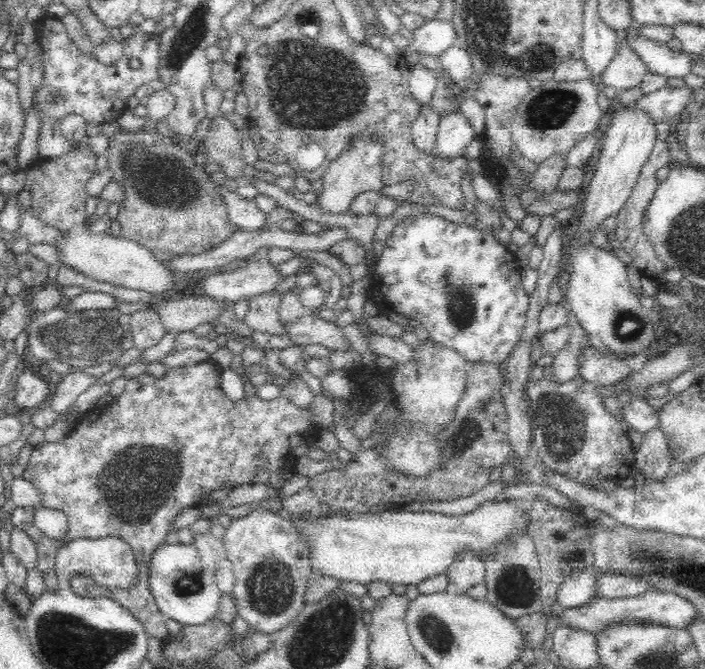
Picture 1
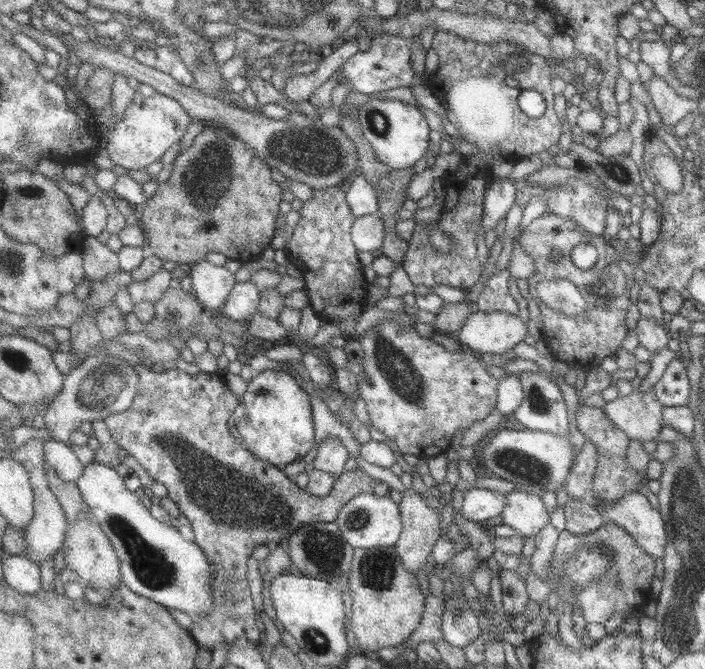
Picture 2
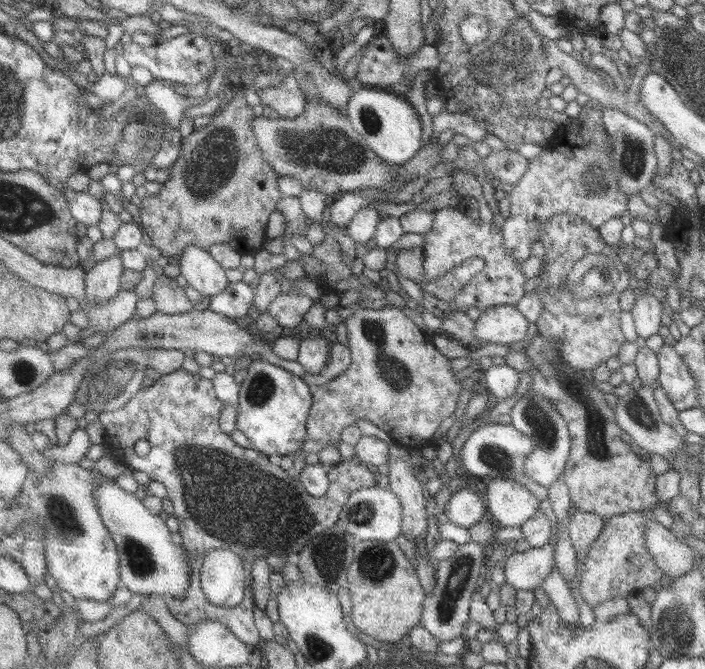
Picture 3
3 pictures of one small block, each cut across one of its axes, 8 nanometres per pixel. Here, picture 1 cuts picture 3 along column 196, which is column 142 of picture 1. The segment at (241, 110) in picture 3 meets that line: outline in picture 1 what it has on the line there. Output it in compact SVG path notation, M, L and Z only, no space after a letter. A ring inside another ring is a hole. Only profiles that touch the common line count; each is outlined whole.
M154 127L135 133L120 129L109 139L109 146L106 148L107 169L112 178L124 187L124 198L120 202L121 208L117 217L121 236L138 241L164 264L169 264L176 256L200 254L210 250L236 228L228 218L221 196L215 192L217 184L210 180L202 166L196 164L193 154L193 146L159 136Z

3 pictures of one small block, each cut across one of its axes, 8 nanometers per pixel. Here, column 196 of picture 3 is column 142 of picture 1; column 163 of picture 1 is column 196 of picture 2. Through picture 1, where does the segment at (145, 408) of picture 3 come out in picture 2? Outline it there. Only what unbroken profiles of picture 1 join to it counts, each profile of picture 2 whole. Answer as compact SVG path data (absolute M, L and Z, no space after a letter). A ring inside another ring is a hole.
M135 365L135 368L140 375L136 400L127 411L111 414L104 422L118 446L133 456L149 477L167 486L169 499L190 522L194 531L194 542L203 548L205 556L216 571L217 605L213 605L211 613L192 618L194 622L189 628L192 638L197 644L212 650L226 643L259 643L259 630L255 626L255 612L245 578L245 566L251 550L261 544L269 548L286 545L289 536L299 526L313 522L333 522L339 510L357 494L387 497L389 487L356 468L339 473L326 496L312 496L300 490L293 480L287 480L281 468L257 459L243 444L229 436L227 418L237 406L237 397L225 389L225 382L219 375L203 372L191 375L174 367L167 367L160 374L147 367ZM226 578L231 579L229 589L225 589L223 585Z

